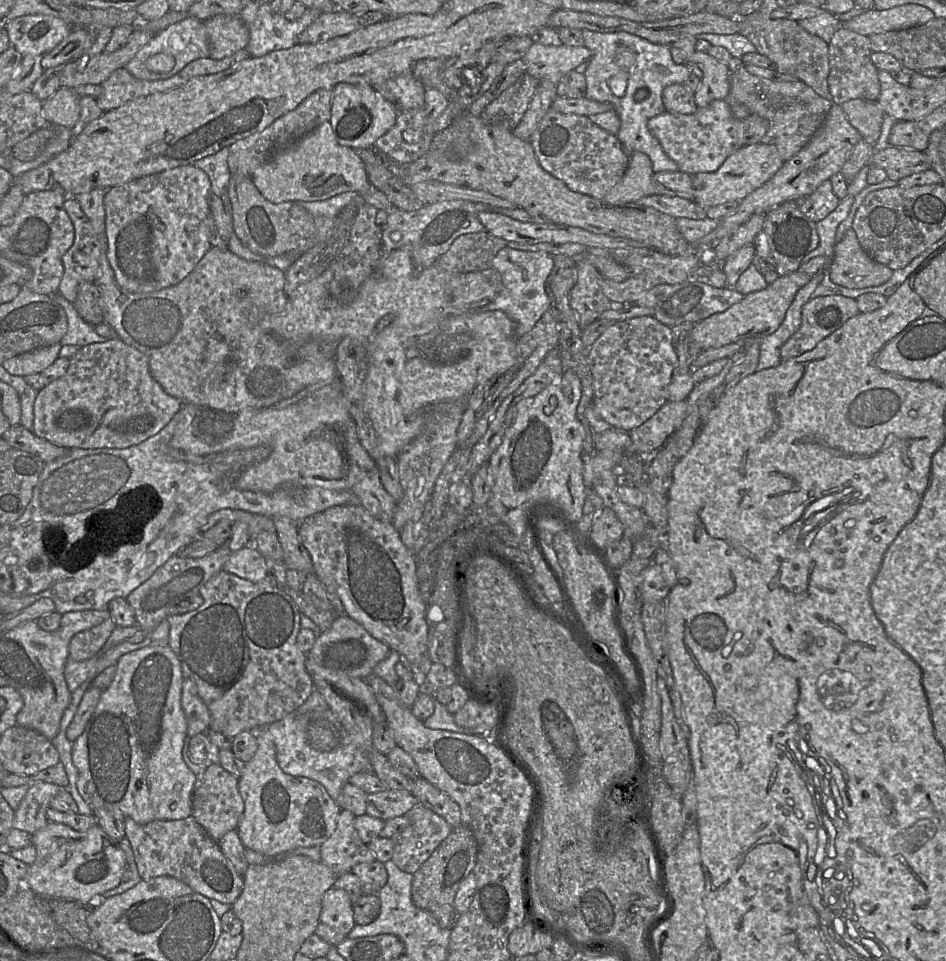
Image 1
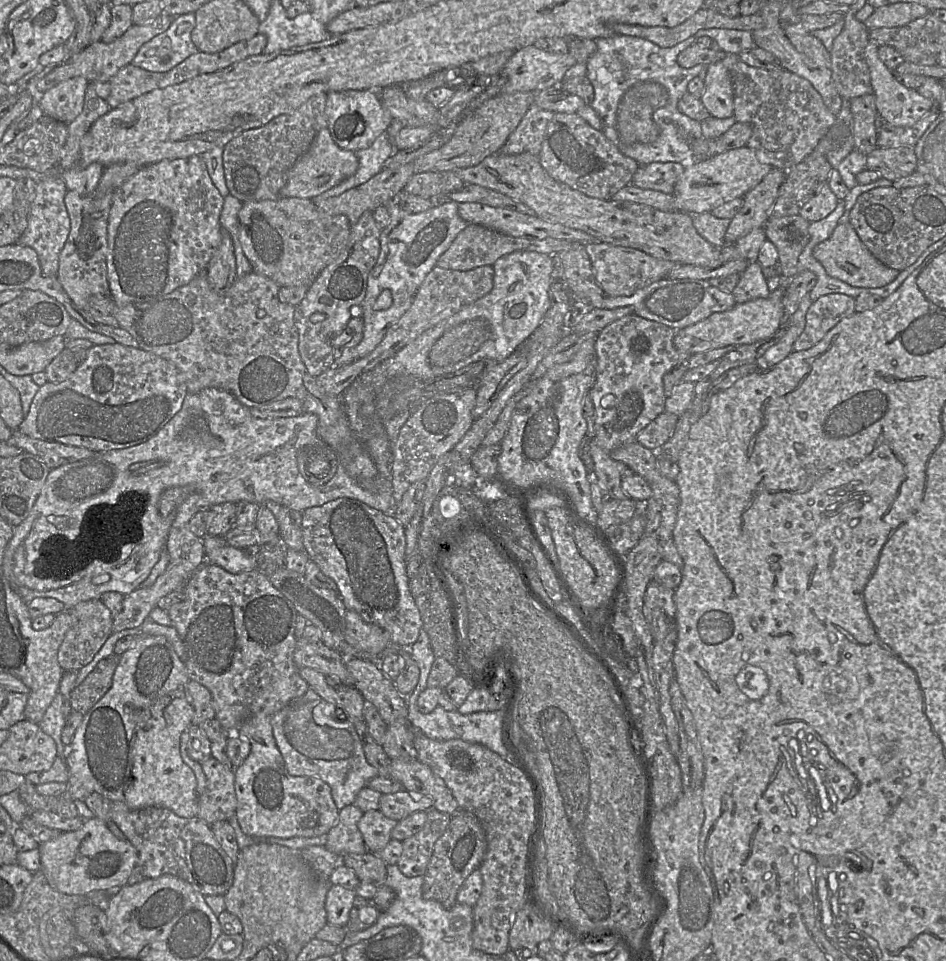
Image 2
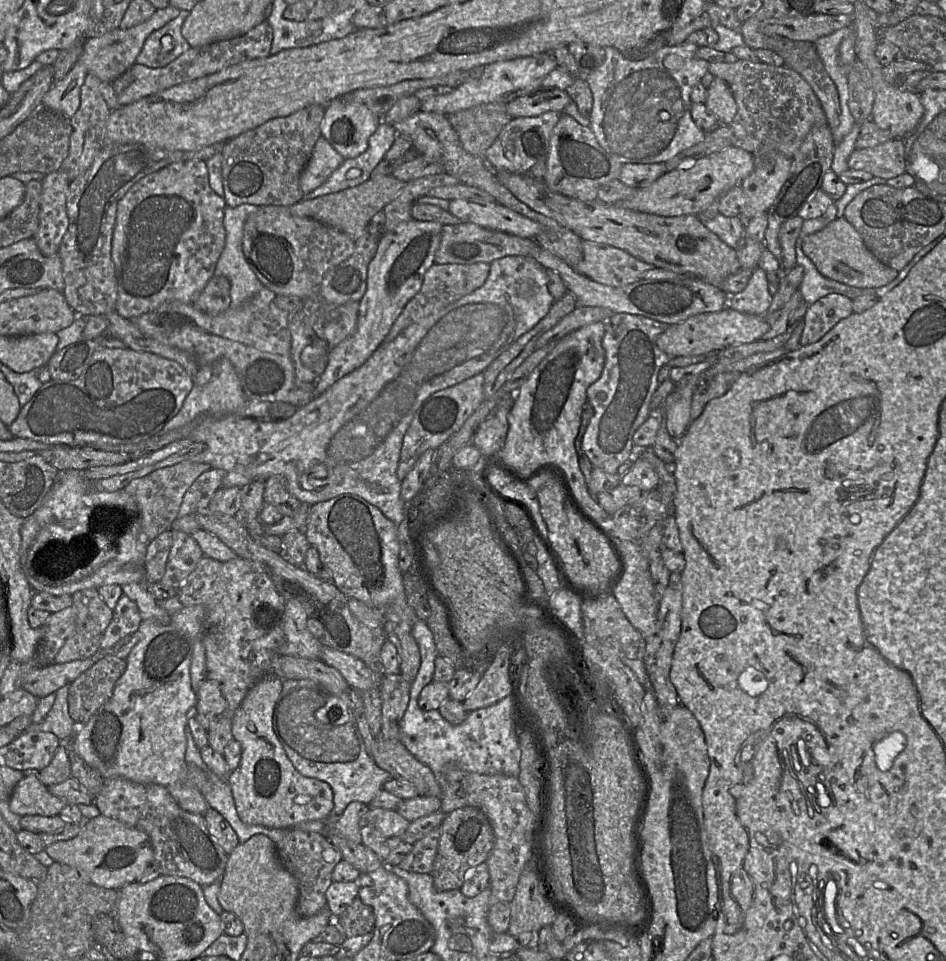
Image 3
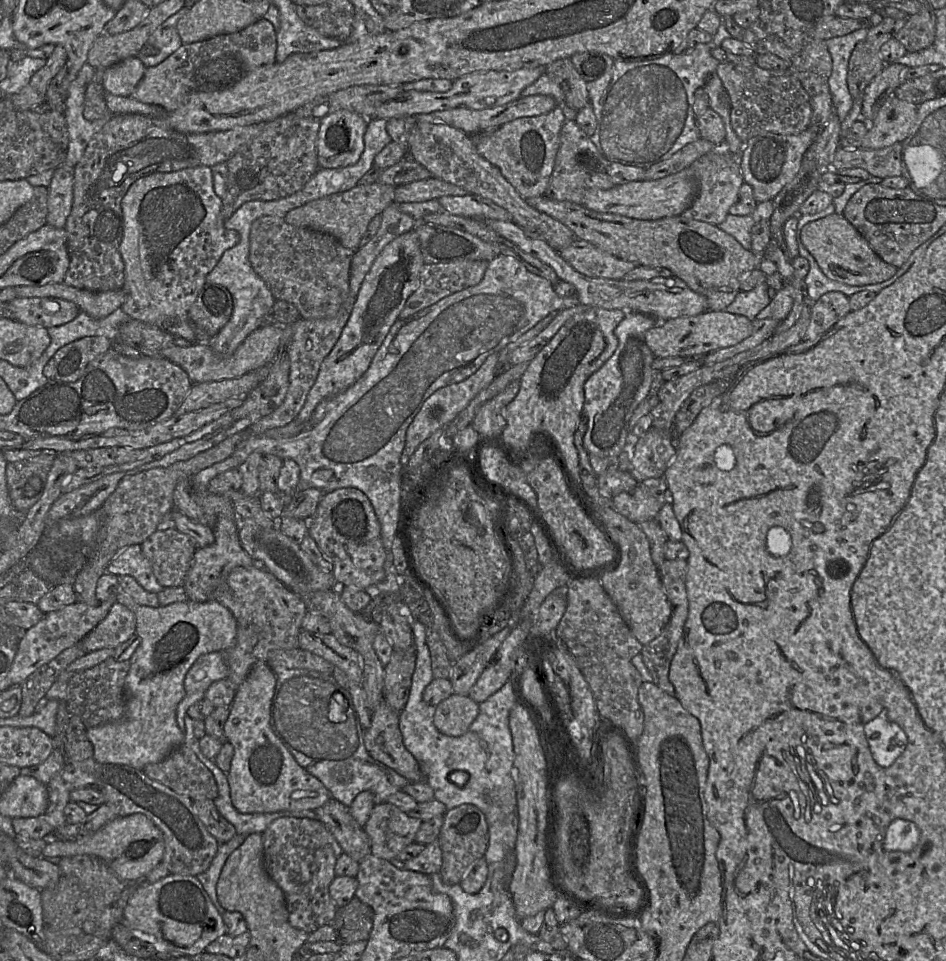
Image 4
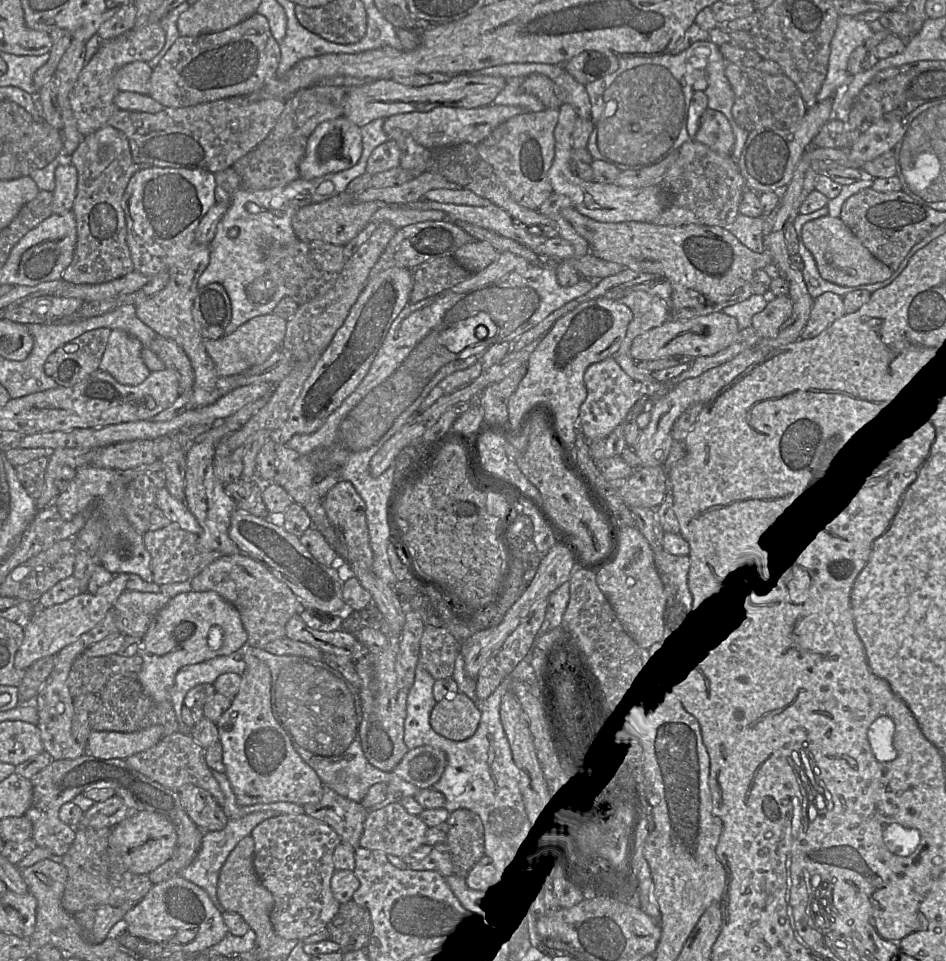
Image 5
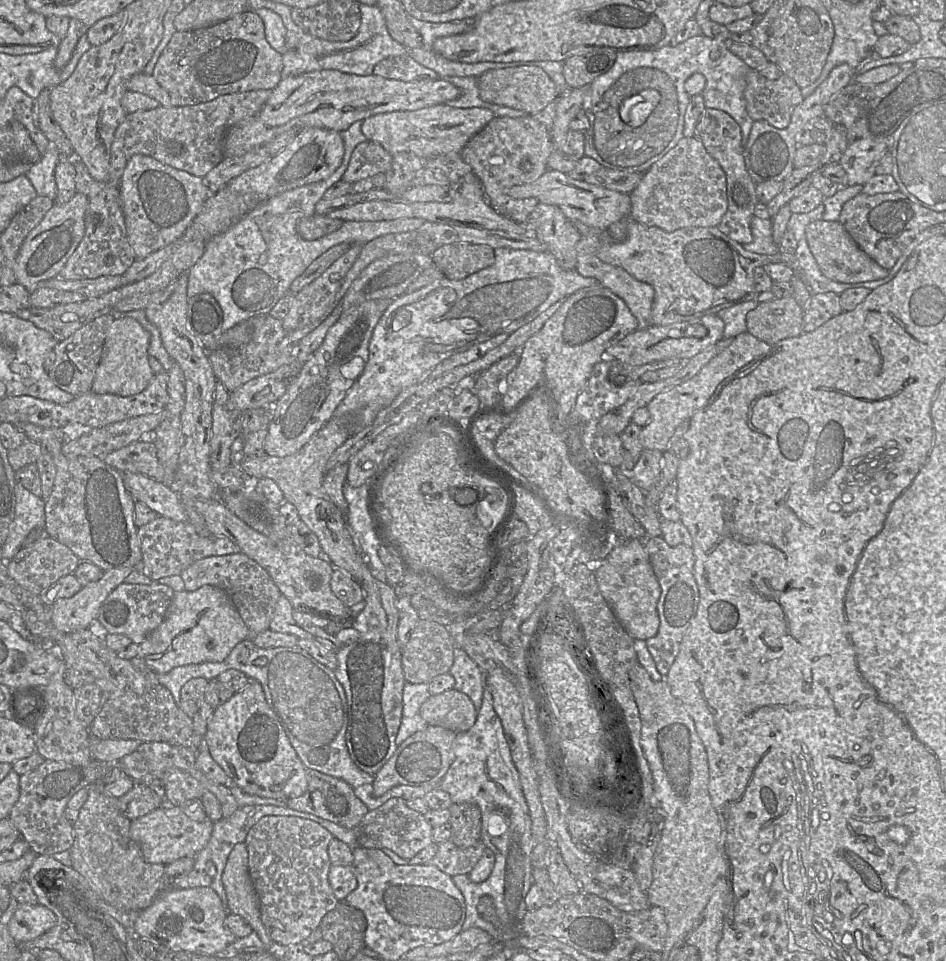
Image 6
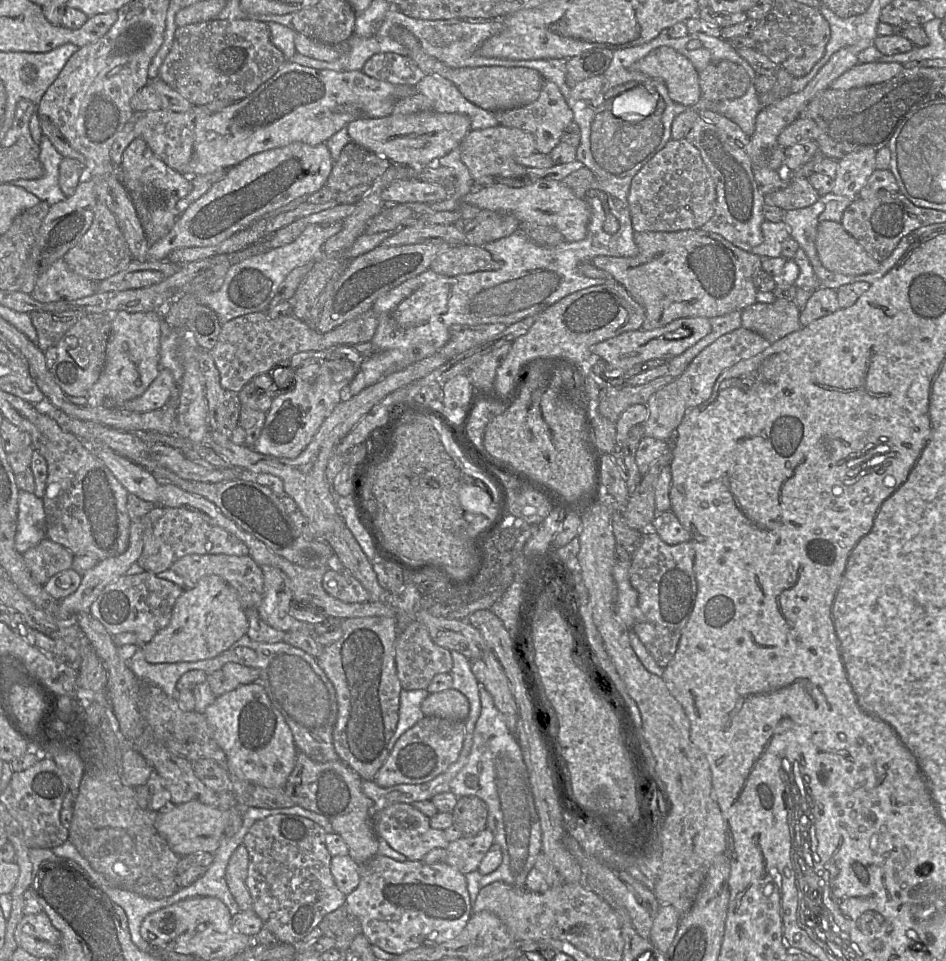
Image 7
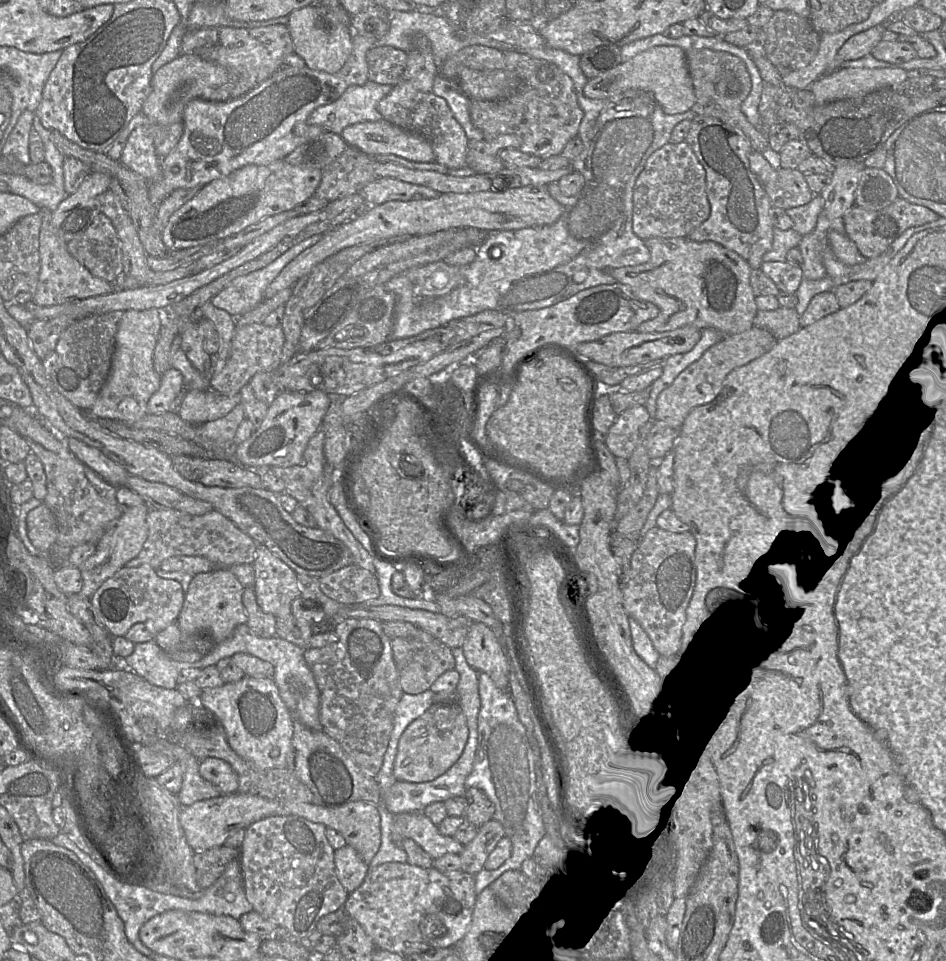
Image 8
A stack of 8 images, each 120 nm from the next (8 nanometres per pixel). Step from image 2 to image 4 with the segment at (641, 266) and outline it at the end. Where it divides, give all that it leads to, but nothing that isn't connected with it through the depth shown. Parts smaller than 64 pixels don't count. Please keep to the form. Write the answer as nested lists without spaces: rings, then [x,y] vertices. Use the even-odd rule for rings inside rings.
[[[575,239],[560,256],[576,271],[590,278],[623,280],[638,265],[601,251],[591,243]]]

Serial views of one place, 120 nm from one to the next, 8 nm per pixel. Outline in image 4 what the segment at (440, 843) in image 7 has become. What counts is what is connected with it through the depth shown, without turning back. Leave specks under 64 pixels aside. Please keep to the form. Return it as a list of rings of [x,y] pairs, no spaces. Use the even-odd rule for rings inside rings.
[[[389,802],[375,804],[363,826],[370,841],[371,854],[387,861],[396,858],[406,846],[415,841],[421,822]]]

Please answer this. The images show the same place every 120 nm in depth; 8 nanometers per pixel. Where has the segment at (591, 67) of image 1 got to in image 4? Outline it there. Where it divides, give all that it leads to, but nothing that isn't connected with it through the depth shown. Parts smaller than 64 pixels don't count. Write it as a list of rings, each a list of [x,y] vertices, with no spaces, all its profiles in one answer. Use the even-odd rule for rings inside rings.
[[[696,44],[693,49],[681,55],[668,53],[660,58],[643,61],[624,61],[615,59],[612,68],[598,79],[587,82],[597,127],[590,137],[600,154],[610,163],[620,163],[627,166],[647,169],[650,166],[669,159],[673,154],[700,138],[699,129],[693,111],[694,94],[698,88],[704,88],[708,82],[708,75],[712,74],[712,81],[708,84],[706,93],[709,96],[710,108],[717,112],[725,126],[725,150],[733,155],[740,155],[744,142],[737,136],[731,124],[730,106],[723,105],[720,96],[724,89],[723,83],[716,73],[720,62],[712,54],[710,44]]]

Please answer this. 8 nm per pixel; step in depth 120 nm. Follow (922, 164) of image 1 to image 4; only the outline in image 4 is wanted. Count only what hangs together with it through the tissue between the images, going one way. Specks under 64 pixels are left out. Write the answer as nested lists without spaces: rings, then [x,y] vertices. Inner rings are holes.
[[[901,142],[881,149],[843,149],[835,153],[830,166],[833,170],[862,168],[871,176],[884,179],[901,176],[903,171],[903,147]]]

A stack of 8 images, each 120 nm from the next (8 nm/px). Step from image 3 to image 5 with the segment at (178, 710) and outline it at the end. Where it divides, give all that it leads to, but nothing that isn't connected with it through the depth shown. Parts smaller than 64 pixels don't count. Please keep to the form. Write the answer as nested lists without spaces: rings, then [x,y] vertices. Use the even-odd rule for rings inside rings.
[[[214,591],[180,593],[168,601],[151,621],[137,655],[142,659],[139,680],[144,693],[156,702],[171,701],[171,689],[178,671],[187,665],[229,655],[247,643],[247,632],[238,610]],[[153,725],[135,732],[92,731],[86,753],[103,760],[123,759],[146,751],[164,737],[164,728]]]

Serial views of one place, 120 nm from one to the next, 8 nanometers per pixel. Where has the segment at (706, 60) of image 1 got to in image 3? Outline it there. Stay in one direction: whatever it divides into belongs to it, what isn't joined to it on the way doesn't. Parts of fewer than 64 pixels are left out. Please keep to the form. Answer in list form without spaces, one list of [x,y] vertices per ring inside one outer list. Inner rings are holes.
[[[714,77],[707,88],[705,105],[716,115],[722,125],[730,125],[737,112],[737,103],[730,87],[718,77]]]

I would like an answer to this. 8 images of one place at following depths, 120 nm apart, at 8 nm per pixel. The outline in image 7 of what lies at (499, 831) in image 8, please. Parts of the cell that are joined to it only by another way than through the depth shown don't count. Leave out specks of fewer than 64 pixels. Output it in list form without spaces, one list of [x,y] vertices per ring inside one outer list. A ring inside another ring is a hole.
[[[488,828],[476,836],[462,837],[446,847],[445,863],[464,875],[476,871],[493,844],[494,835]]]

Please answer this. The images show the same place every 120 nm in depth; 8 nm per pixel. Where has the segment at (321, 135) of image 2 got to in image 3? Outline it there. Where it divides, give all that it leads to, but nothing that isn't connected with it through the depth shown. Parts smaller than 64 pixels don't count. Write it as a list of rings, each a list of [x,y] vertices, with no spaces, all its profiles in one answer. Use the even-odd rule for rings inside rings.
[[[320,136],[300,175],[299,185],[304,195],[321,186],[344,160],[330,143]]]

